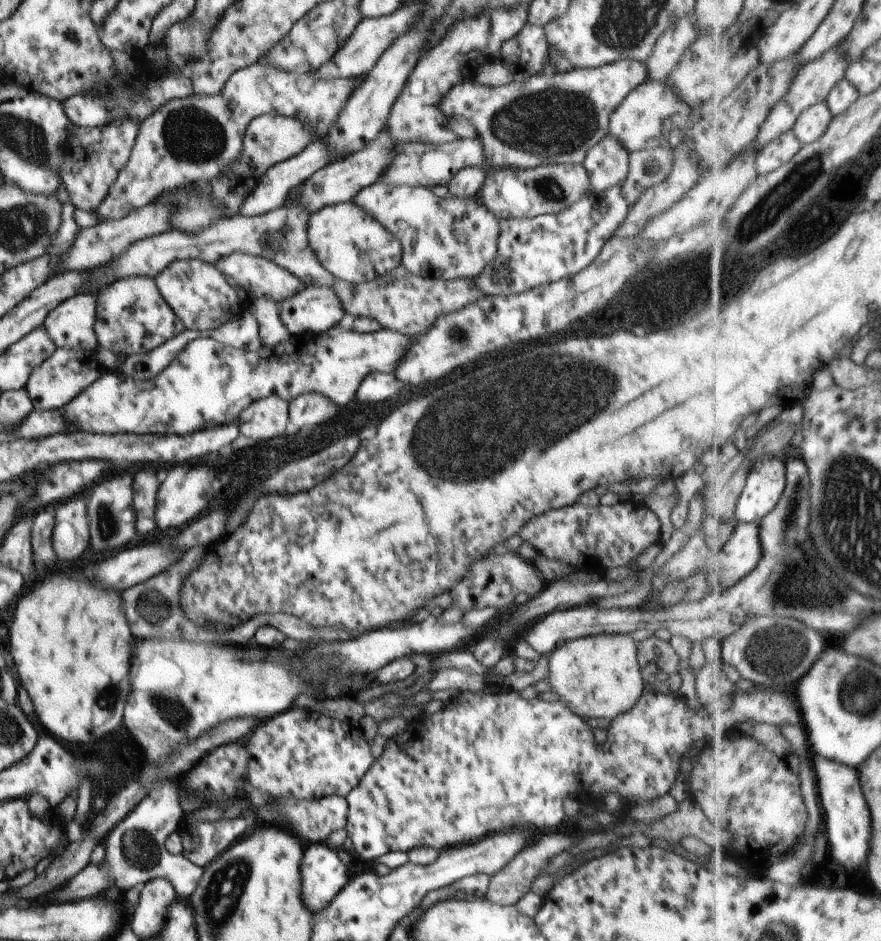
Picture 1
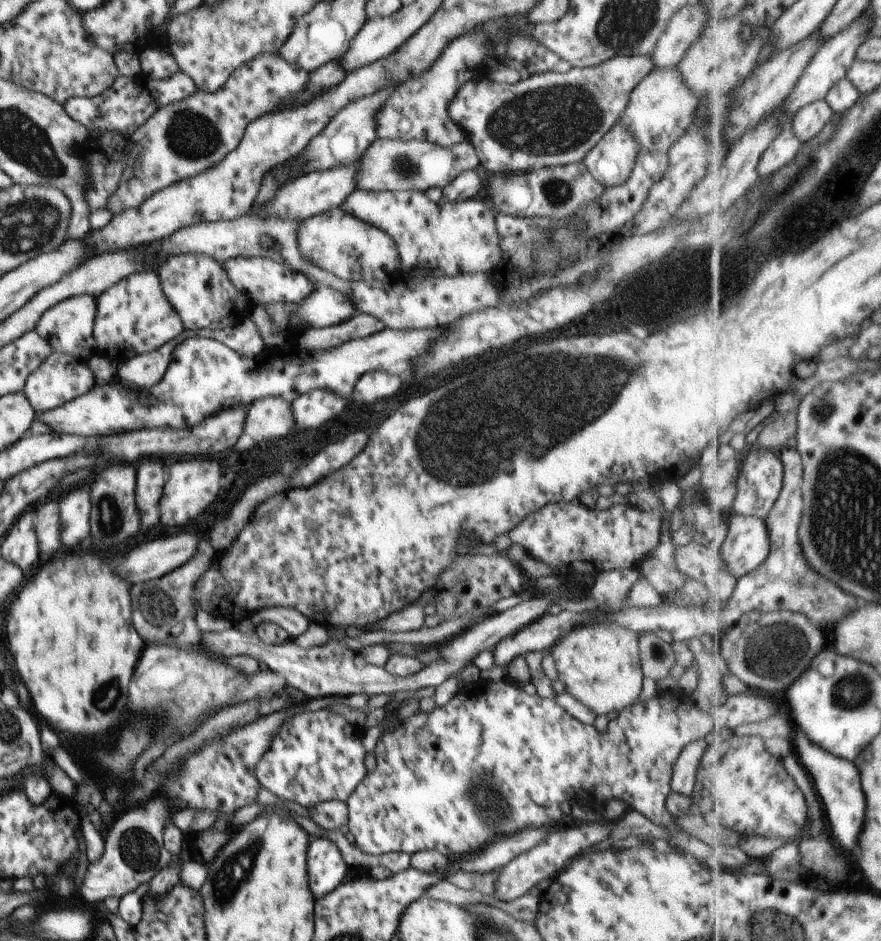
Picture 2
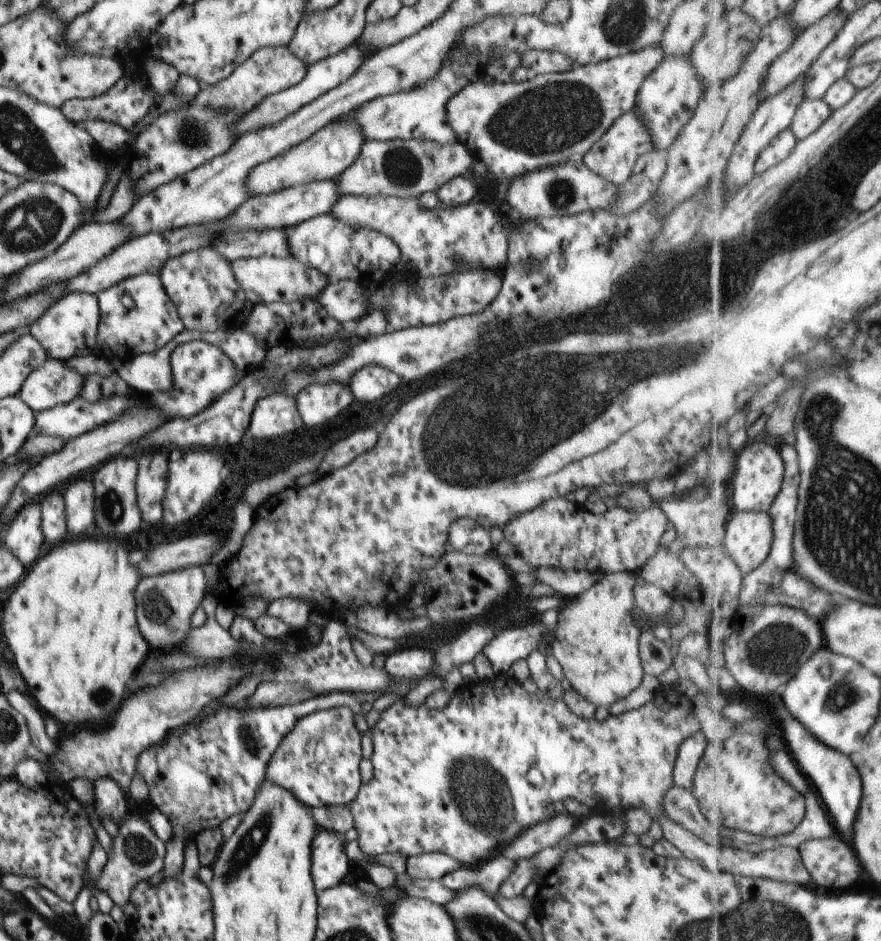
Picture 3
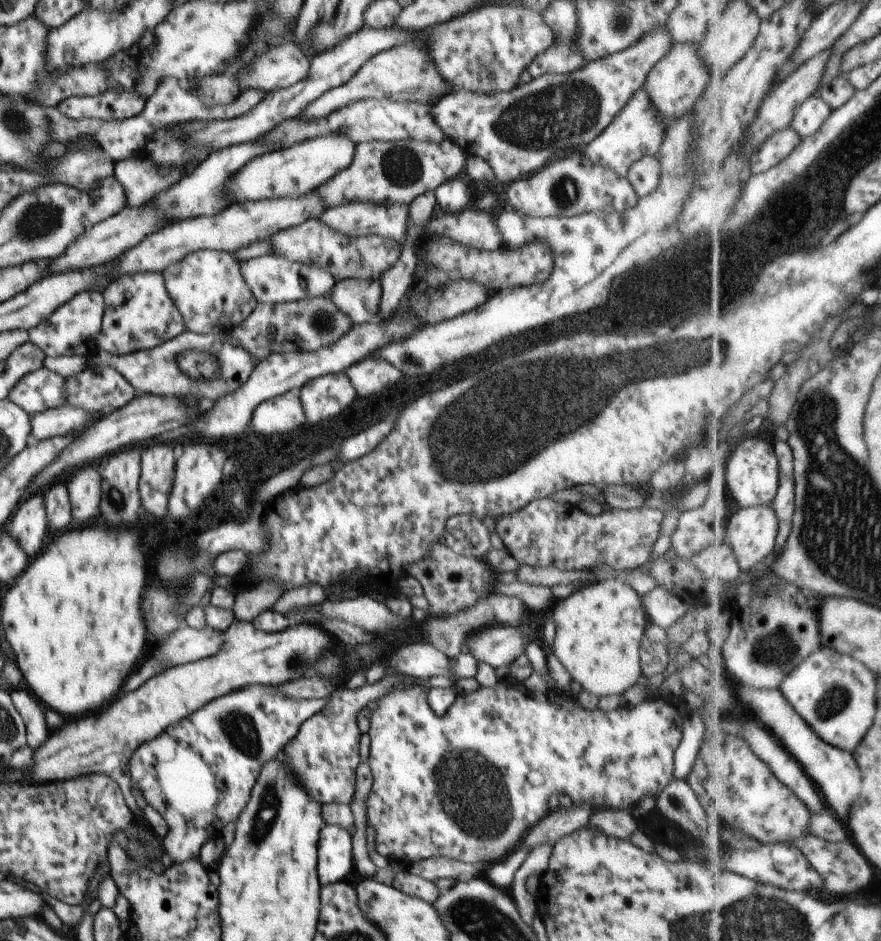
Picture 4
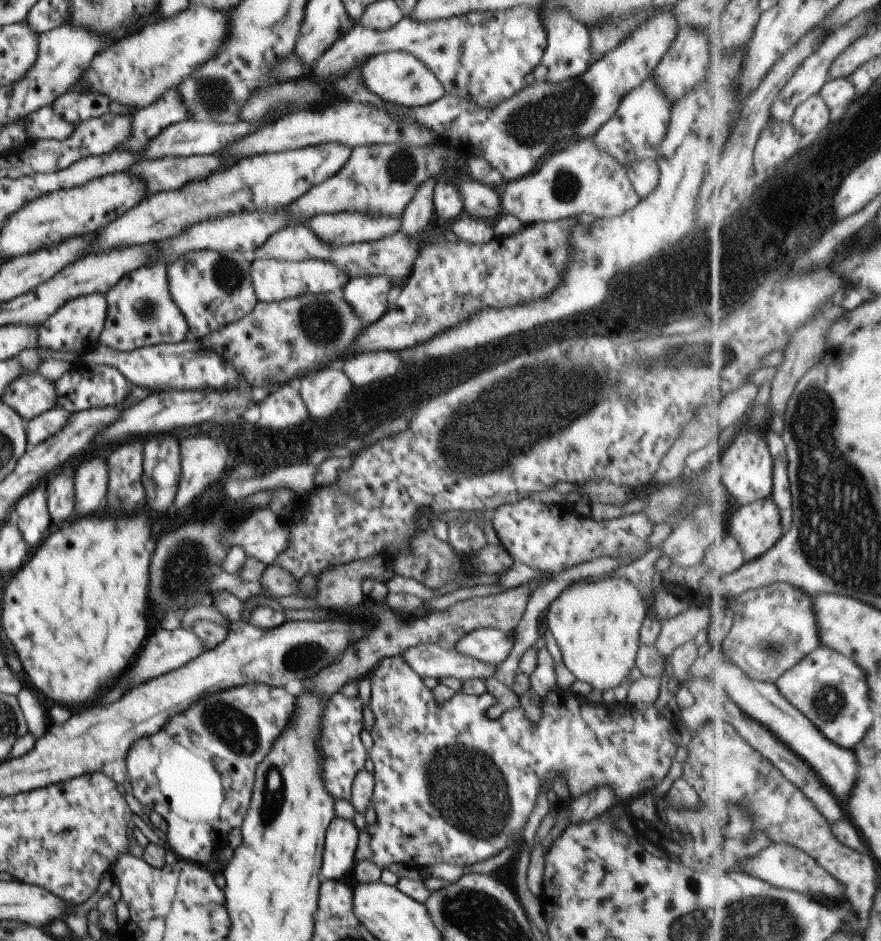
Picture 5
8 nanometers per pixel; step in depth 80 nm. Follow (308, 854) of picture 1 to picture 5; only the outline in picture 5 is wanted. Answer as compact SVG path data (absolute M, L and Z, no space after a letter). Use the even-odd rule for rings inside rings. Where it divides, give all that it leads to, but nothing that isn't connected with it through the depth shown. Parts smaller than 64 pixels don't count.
M335 817L329 824L320 867L323 880L339 881L345 874L352 872L361 831L354 826L352 820Z

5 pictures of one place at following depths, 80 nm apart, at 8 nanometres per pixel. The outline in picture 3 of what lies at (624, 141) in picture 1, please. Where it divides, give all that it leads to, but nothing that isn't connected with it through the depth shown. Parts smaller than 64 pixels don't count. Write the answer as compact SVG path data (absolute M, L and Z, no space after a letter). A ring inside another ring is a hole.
M687 54L663 57L641 81L634 100L636 104L633 107L638 108L637 114L642 116L650 132L655 152L664 153L675 140L685 123L691 118L703 89L704 84L697 76Z

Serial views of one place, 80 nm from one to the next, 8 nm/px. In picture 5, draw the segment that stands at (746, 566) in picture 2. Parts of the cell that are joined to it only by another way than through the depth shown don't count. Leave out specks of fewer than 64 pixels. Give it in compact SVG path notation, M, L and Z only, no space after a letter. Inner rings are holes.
M772 498L736 506L728 533L741 544L747 563L769 552L785 534L780 510Z

